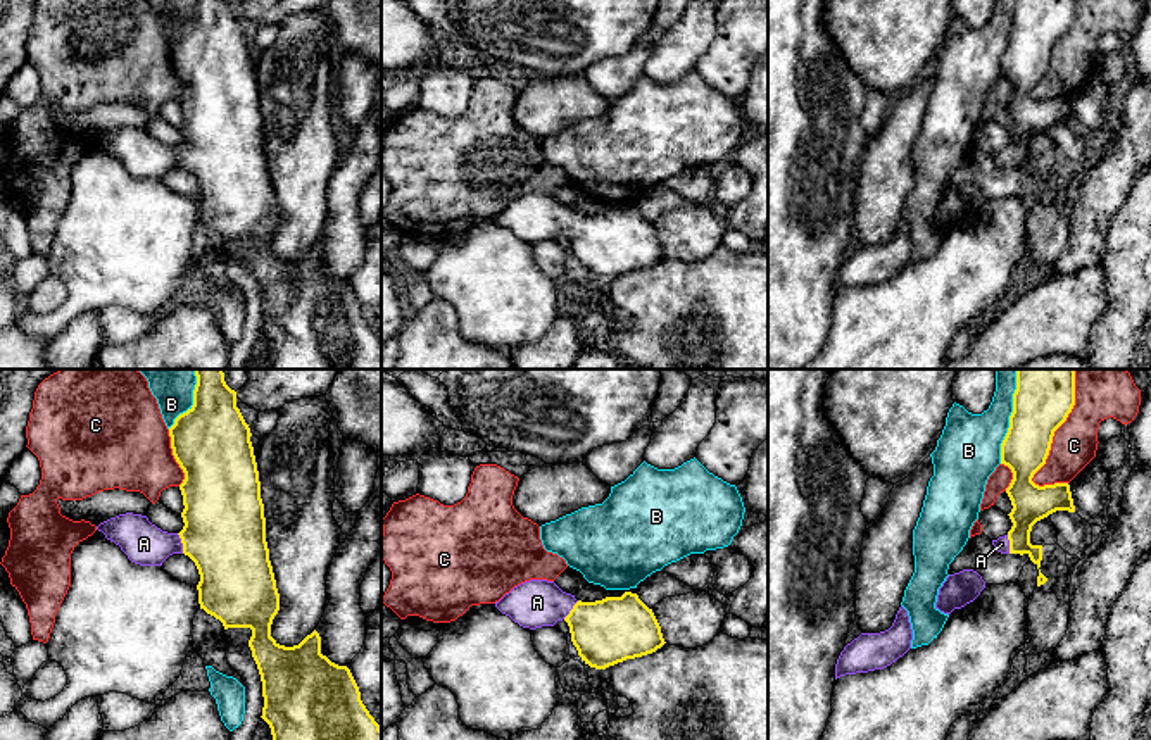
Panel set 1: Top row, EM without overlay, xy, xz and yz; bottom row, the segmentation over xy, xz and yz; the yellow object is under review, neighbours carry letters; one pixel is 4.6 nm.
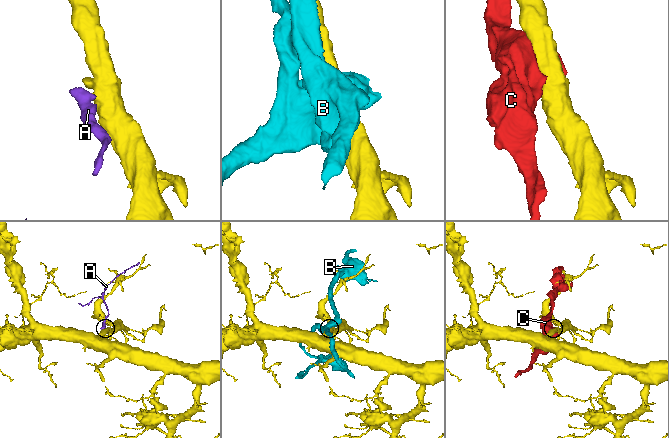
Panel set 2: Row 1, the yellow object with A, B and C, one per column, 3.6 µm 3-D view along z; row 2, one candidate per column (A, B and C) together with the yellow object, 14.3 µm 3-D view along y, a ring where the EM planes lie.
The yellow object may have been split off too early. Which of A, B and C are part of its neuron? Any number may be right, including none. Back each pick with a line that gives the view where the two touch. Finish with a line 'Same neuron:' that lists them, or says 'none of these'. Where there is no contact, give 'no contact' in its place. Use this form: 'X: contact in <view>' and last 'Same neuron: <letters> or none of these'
A: contact in xy
Same neuron: A

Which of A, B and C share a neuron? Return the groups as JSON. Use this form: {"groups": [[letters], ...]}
{"groups": [["A"], ["B"], ["C"]]}

